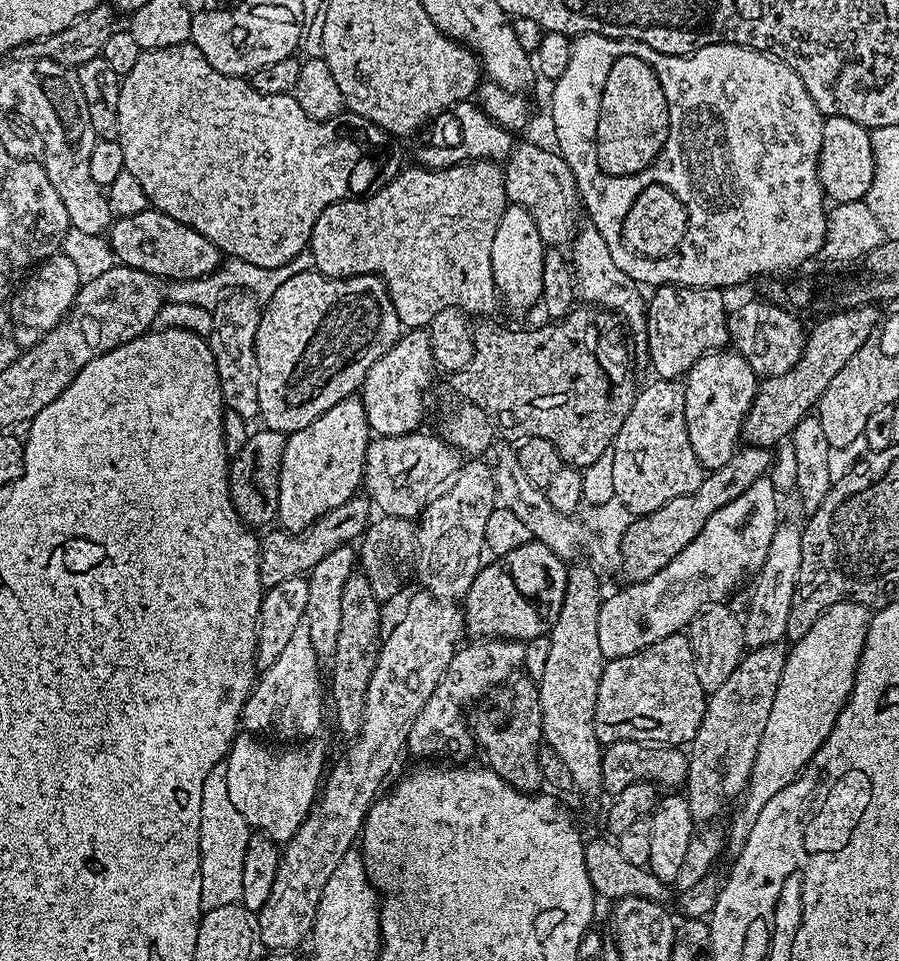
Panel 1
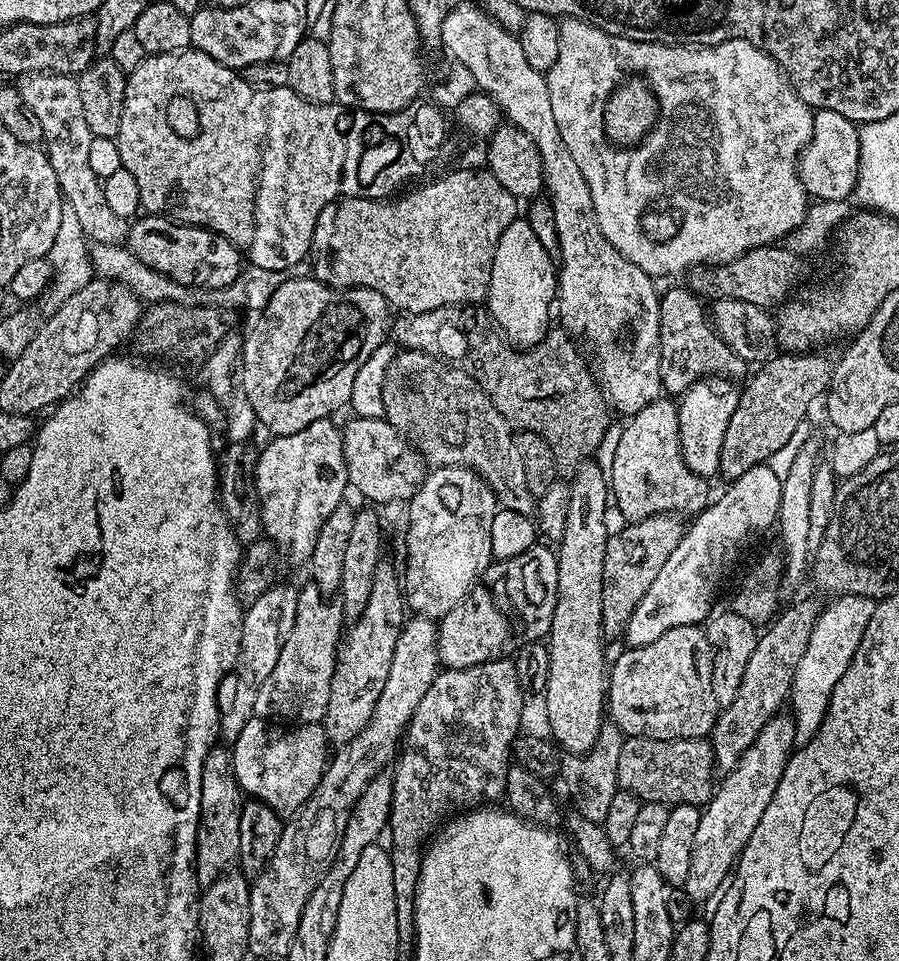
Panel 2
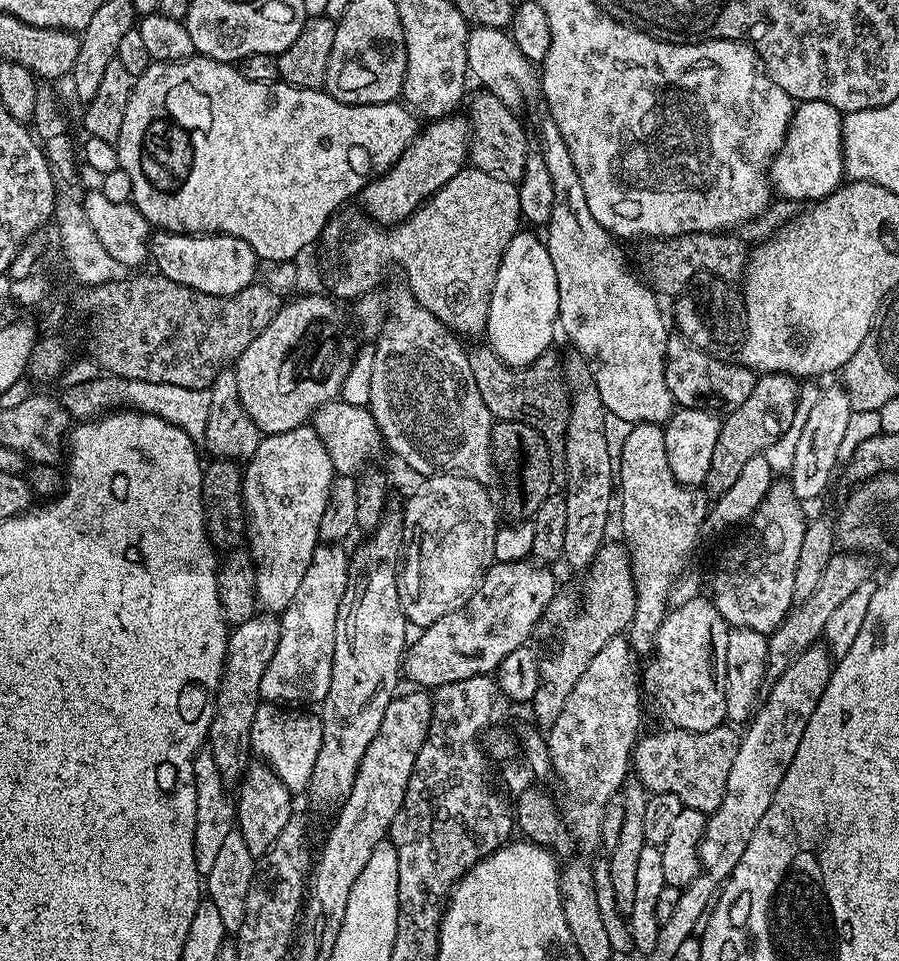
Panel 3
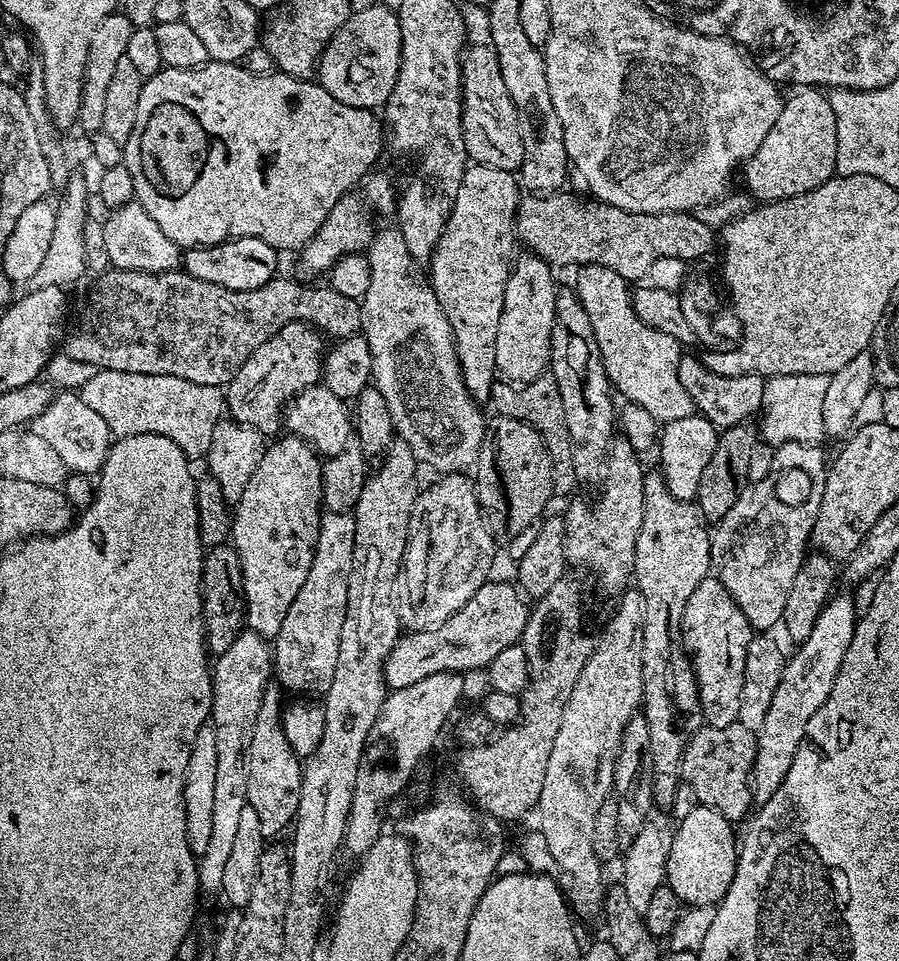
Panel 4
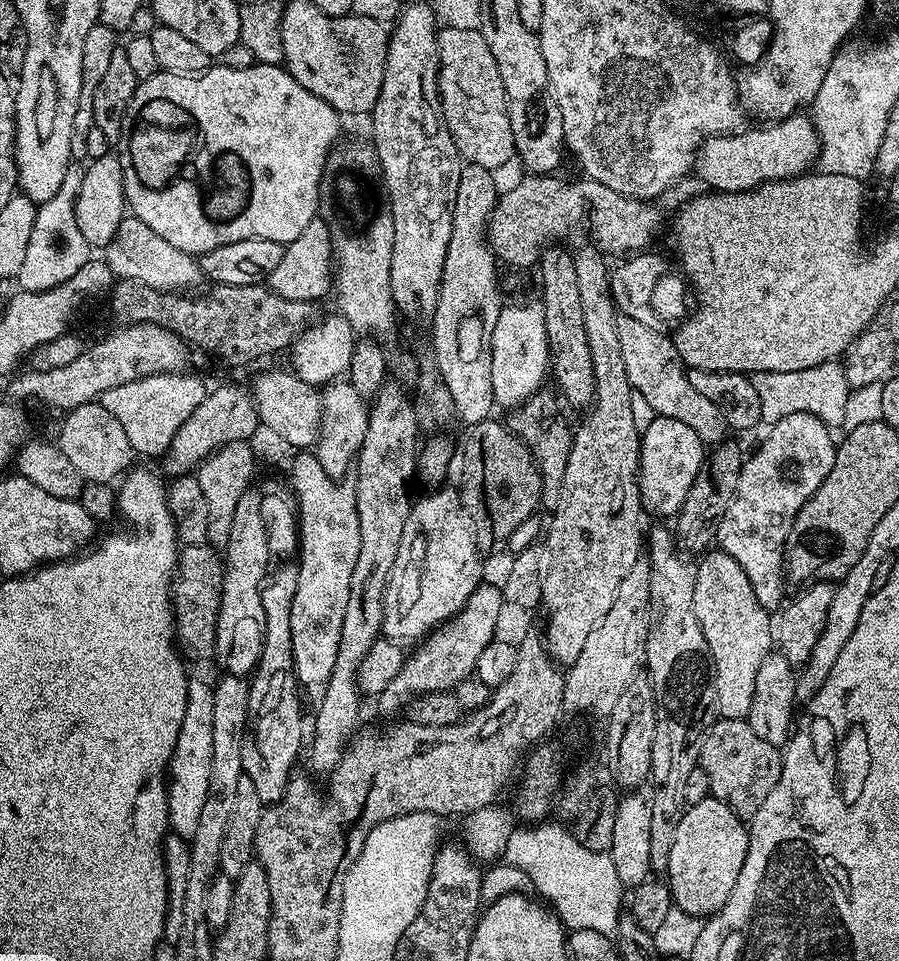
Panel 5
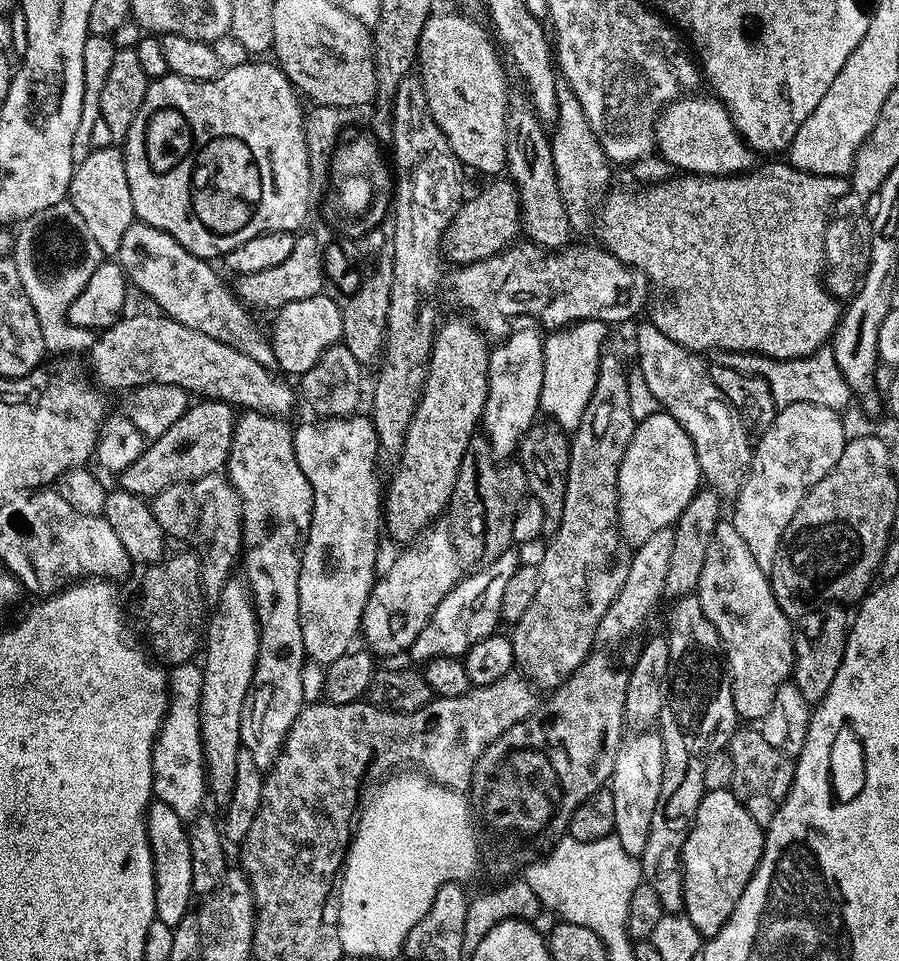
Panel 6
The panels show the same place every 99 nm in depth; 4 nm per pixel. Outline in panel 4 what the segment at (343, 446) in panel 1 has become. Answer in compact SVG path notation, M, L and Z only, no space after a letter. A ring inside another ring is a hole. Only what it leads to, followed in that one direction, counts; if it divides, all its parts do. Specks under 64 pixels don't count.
M284 434L281 440L261 451L258 466L254 466L254 474L250 474L250 482L246 482L246 488L234 502L236 513L230 516L230 544L232 540L234 559L239 565L242 612L247 623L248 620L252 623L249 625L280 625L282 618L286 618L286 610L290 610L290 602L294 602L302 582L306 580L322 515L321 467L321 457L309 444L297 436Z

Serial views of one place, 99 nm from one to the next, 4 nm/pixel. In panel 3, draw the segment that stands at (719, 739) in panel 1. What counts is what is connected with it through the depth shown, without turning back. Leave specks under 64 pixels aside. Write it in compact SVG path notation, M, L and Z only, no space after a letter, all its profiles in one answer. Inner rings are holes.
M838 550L832 555L818 587L814 589L814 594L799 601L788 613L787 618L768 636L769 677L781 676L790 666L790 662L794 662L809 646L823 637L826 622L830 622L834 610L838 610L838 606L842 606L842 602L846 602L846 598L850 598L850 594L854 594L854 590L858 590L862 582L873 579L871 563L873 564L873 561L864 554Z

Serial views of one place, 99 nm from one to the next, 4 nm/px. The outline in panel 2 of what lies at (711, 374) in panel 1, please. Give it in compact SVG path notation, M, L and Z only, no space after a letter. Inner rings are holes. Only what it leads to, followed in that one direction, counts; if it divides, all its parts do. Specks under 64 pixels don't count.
M699 380L690 386L678 400L678 438L682 446L682 458L694 474L705 478L715 477L720 471L722 458L722 442L726 438L726 426L730 426L730 418L734 415L737 389L724 382Z

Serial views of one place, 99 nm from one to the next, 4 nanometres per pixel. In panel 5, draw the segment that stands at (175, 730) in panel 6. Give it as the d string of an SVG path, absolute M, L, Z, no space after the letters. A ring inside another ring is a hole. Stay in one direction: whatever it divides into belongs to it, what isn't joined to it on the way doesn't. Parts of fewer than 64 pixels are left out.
M189 679L186 694L186 716L178 742L174 742L172 763L168 765L168 827L175 835L191 838L198 834L206 790L210 790L210 758L214 758L214 694L213 685L204 680Z

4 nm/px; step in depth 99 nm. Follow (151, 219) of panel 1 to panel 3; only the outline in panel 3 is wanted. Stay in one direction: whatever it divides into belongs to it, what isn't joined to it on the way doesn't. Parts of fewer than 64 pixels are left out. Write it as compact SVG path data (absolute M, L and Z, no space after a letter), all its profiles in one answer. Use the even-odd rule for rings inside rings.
M156 230L150 236L150 260L155 271L189 287L210 295L234 295L257 279L256 251L237 236L223 234L189 234Z

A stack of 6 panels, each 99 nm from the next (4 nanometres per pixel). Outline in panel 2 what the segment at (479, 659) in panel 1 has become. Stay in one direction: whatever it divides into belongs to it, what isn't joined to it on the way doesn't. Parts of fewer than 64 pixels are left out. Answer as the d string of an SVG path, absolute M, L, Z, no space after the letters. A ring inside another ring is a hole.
M501 658L469 668L444 668L437 671L430 690L426 690L422 702L418 702L418 710L414 710L412 721L408 723L402 751L395 761L396 772L392 779L390 855L401 945L411 945L416 934L416 883L420 877L420 858L426 841L441 827L442 822L449 819L448 811L455 804L472 806L477 802L500 802L505 799L510 749L522 728L520 719L524 716L524 700L526 696L520 690L515 663L511 659Z

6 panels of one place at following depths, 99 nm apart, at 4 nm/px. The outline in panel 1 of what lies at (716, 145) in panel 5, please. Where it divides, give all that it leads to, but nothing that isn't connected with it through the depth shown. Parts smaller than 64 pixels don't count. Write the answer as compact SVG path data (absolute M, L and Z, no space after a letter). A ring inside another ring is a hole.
M830 116L824 121L824 137L820 151L820 165L818 166L820 184L824 188L824 195L829 201L841 204L864 200L870 190L870 182L874 182L874 150L872 149L871 131L851 116Z

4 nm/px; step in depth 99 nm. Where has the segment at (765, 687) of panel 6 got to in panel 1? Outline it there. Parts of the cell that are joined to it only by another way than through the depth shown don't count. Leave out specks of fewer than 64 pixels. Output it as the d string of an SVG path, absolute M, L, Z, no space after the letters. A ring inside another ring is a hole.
M684 634L667 636L646 646L641 652L605 663L602 682L598 686L596 733L604 746L623 740L636 740L640 744L657 746L684 746L698 734L707 708L705 690L698 682L696 655L691 640Z

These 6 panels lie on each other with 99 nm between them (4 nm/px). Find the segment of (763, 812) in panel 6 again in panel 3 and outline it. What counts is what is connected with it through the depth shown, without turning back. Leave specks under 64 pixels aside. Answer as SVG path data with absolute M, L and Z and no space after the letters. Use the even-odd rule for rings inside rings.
M721 726L705 732L687 732L672 728L668 732L656 732L653 736L641 735L632 749L631 771L649 793L676 794L683 807L693 808L710 814L722 804L722 794L726 790L726 778L730 778L730 766L734 766L734 754L738 754L741 733L732 726Z

